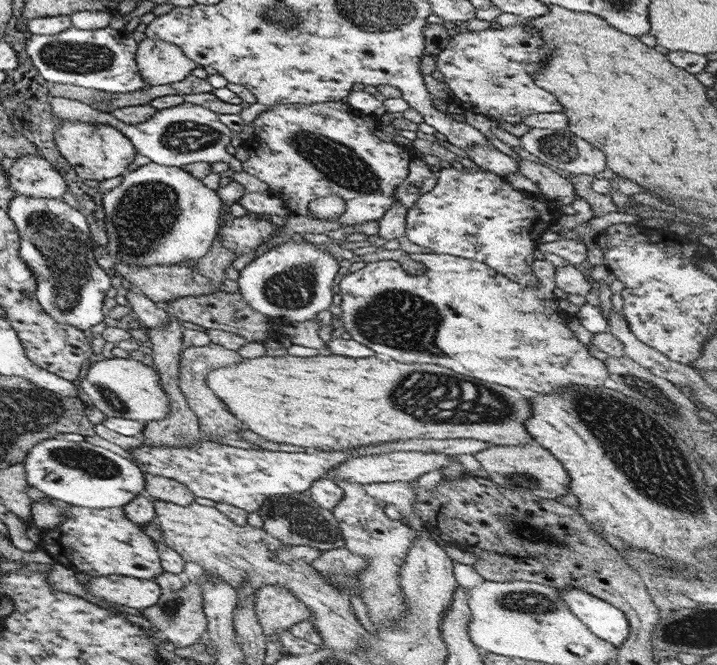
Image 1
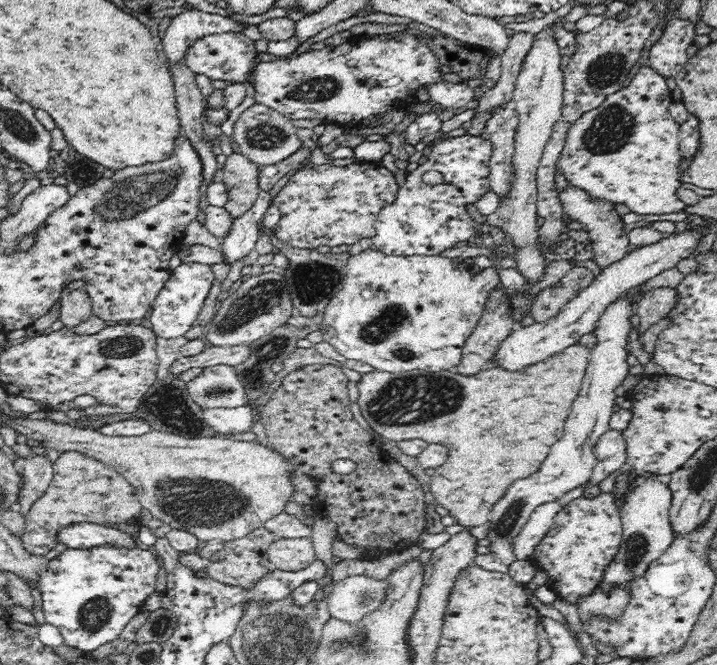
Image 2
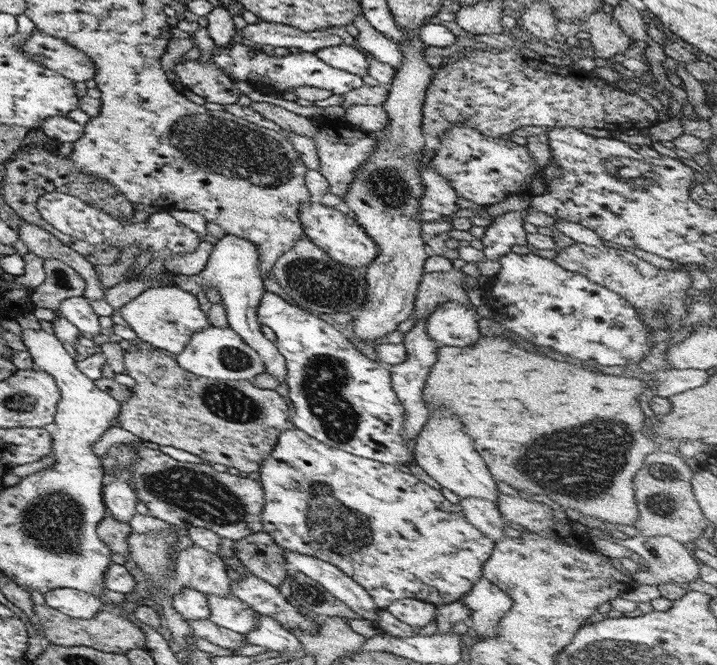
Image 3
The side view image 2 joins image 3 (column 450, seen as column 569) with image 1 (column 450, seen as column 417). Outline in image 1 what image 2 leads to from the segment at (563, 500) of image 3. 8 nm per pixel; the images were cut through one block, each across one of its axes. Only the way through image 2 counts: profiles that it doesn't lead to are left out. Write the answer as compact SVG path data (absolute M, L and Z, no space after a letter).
M322 353L310 358L265 355L216 368L208 373L206 384L251 432L266 441L301 446L307 451L354 451L364 444L392 440L471 439L494 444L518 442L522 446L533 442L525 424L532 416L529 394L464 376L436 364L404 364L378 360L374 356L346 358Z

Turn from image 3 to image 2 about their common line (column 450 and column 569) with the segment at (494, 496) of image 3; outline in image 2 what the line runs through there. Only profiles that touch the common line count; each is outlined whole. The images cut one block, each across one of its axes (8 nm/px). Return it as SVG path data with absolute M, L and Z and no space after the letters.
M624 294L616 303L610 304L609 308L600 316L597 323L597 328L593 331L594 335L598 339L594 348L590 350L590 359L588 369L586 370L586 378L584 378L584 384L582 384L582 390L580 390L580 396L578 400L572 404L572 412L566 420L566 428L564 428L564 436L550 448L550 454L548 458L544 460L540 470L537 470L532 476L527 476L518 482L510 485L510 488L504 493L504 496L497 500L492 507L490 516L490 526L488 526L487 538L490 541L488 544L489 553L494 556L495 560L501 562L506 566L512 565L516 562L514 555L514 547L512 547L512 539L516 538L520 534L520 530L524 528L524 524L528 522L530 514L540 506L540 504L548 504L548 502L554 502L561 498L569 490L574 490L582 484L589 482L589 478L592 476L593 468L596 462L596 455L594 447L600 436L606 434L610 424L611 414L614 412L614 399L617 397L614 394L614 390L622 384L624 378L629 375L630 366L627 364L627 358L629 355L630 342L629 334L632 331L631 317L636 314L637 304L632 304L630 298L626 298Z

